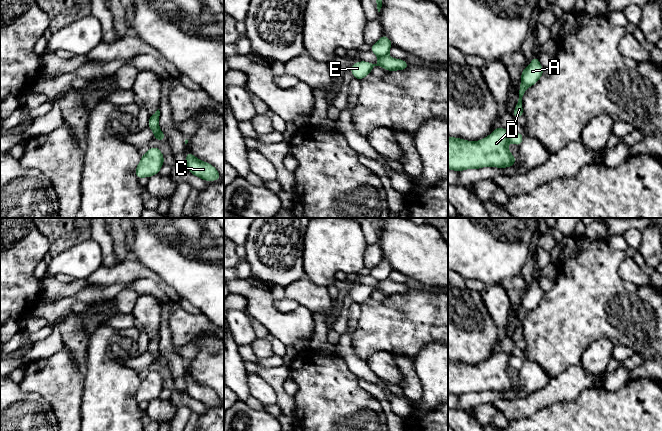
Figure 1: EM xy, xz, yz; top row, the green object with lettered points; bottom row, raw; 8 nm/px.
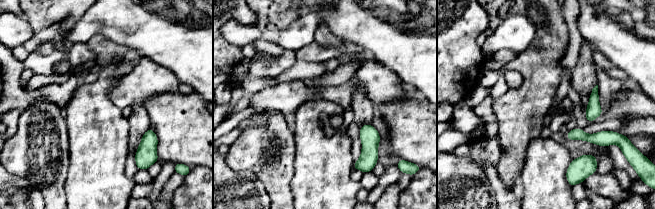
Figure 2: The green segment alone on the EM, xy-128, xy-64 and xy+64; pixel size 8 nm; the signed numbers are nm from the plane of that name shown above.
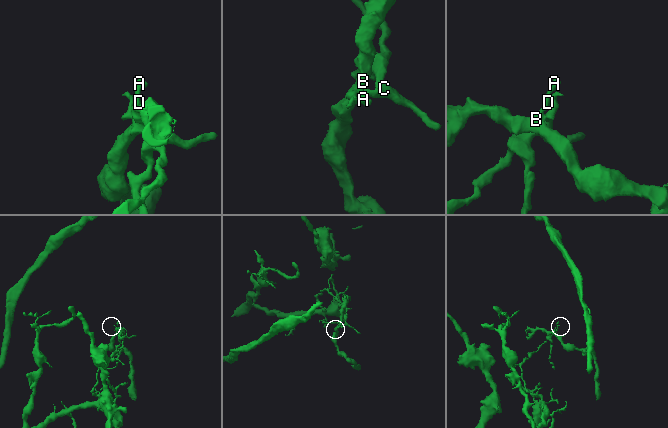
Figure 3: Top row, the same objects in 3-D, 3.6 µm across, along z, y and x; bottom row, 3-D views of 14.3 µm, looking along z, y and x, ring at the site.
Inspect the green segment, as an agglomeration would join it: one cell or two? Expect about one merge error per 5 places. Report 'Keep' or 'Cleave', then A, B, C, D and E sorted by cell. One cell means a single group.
Cleave. Groups: A B D / C E

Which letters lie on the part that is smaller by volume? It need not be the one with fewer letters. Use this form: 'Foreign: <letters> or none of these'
Foreign: A, B, D

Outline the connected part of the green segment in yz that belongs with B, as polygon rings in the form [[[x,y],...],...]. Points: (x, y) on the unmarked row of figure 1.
[[[497,351],[480,365],[448,360],[448,393],[460,396],[482,391],[514,390],[516,381],[508,373],[511,355]]]

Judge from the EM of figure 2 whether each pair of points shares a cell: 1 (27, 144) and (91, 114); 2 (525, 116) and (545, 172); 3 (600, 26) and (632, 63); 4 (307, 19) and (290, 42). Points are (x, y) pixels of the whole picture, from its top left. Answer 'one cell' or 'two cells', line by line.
1: two cells
2: two cells
3: one cell
4: one cell

